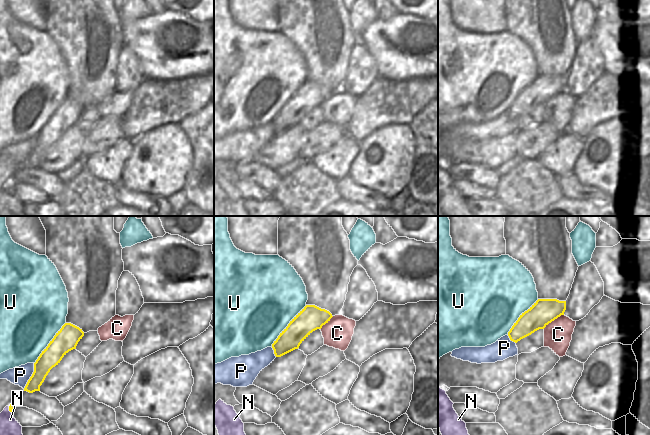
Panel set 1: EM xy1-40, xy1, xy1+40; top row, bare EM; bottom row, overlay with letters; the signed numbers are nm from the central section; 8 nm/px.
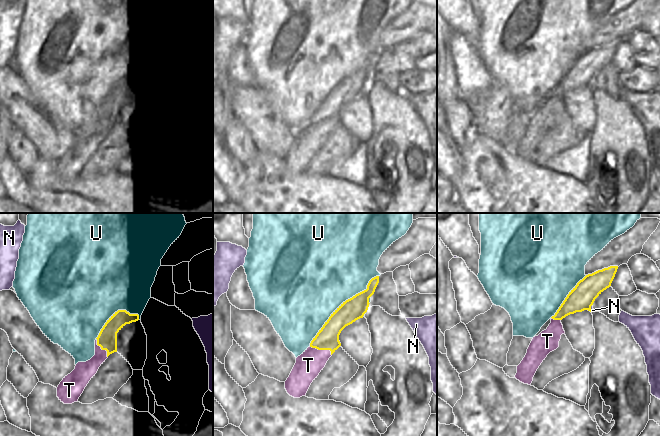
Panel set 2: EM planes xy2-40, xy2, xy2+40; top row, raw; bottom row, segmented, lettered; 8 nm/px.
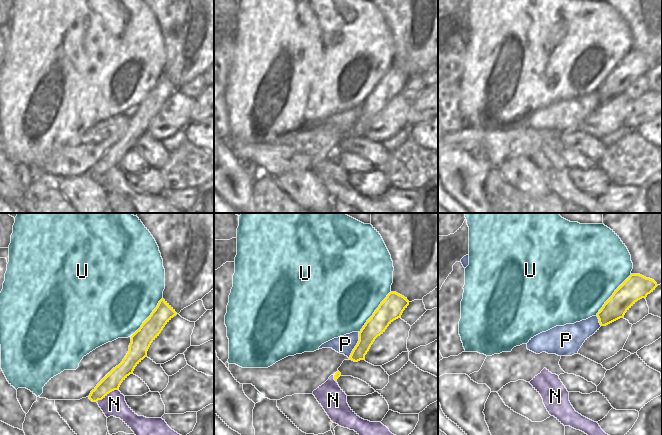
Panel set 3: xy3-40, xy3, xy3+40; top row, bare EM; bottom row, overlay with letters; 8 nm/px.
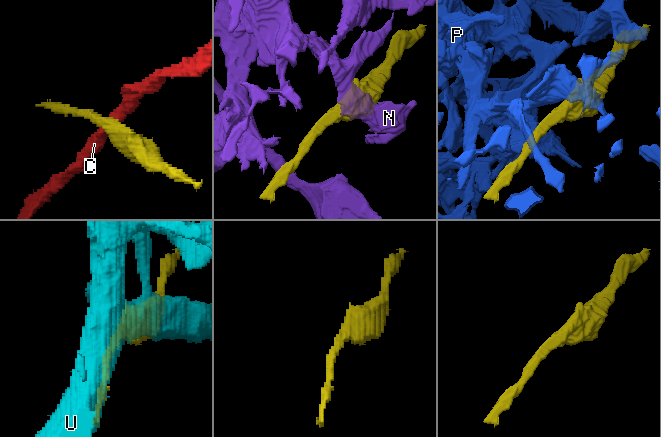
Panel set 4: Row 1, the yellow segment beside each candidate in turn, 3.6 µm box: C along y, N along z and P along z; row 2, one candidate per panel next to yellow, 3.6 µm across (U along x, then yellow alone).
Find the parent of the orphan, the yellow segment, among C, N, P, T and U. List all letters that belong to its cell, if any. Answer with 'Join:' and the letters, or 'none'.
Join: T.

